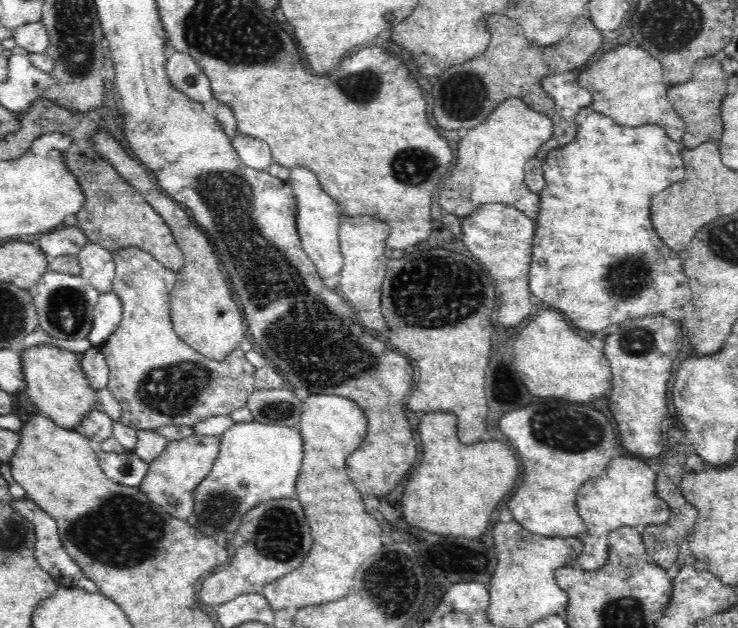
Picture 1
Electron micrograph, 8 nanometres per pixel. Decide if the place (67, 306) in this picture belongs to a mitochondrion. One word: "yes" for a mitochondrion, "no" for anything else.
yes

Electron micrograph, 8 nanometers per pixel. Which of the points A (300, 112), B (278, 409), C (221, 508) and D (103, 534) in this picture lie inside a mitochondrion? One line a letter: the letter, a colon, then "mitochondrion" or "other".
A: other
B: mitochondrion
C: mitochondrion
D: mitochondrion

